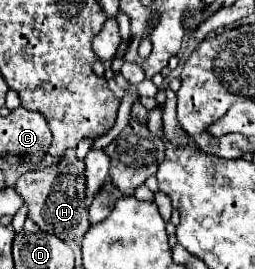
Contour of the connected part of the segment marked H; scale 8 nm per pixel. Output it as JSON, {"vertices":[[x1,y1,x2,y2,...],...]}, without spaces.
{"vertices":[[74,149,66,151,62,161,54,167,28,171,18,177,16,187,18,195,22,195,28,217,46,233,52,233,60,237,62,241,74,241,82,237,90,223,88,223,88,205,86,205,86,193,84,193,84,161,78,161,74,155]]}

